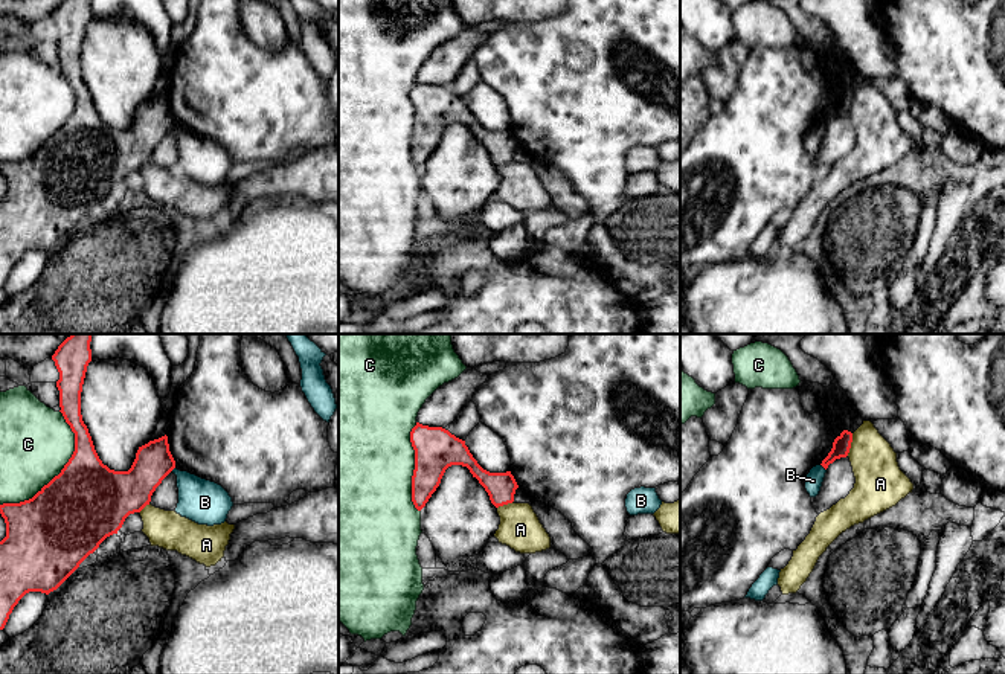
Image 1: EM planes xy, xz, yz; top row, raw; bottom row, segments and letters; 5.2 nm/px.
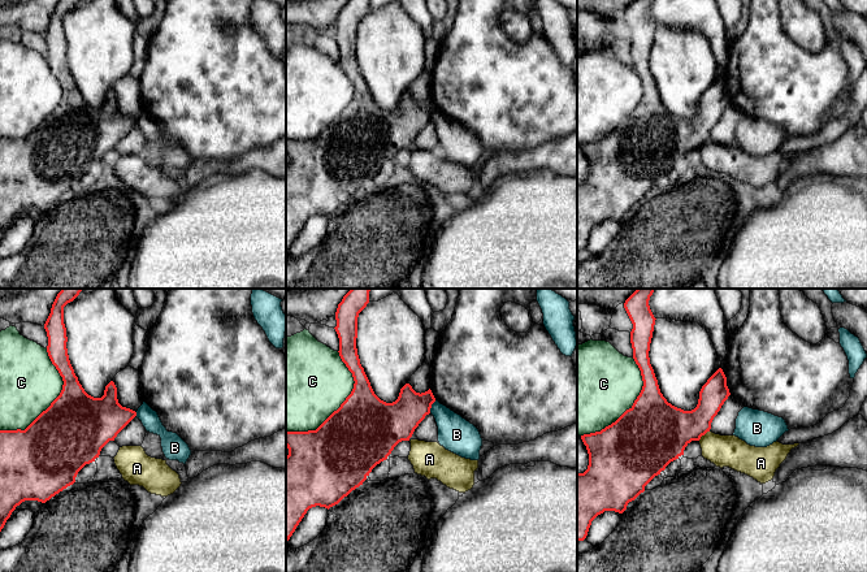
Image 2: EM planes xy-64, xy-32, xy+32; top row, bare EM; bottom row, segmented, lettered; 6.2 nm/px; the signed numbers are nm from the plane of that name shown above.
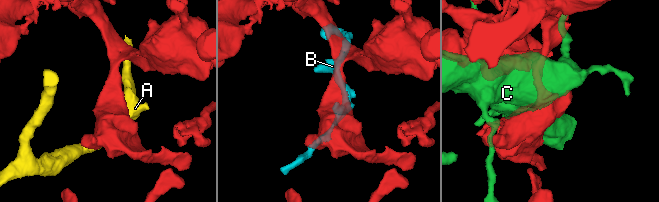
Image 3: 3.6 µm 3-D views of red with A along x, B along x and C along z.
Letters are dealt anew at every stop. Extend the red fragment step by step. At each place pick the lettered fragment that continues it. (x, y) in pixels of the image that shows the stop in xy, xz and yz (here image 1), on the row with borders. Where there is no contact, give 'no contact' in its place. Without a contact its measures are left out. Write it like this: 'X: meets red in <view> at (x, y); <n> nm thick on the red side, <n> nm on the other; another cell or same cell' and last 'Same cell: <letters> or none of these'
A: meets red in yz at (850, 444); 100 nm thick on the red side, 260 nm on the other; another cell
B: meets red in yz at (822, 465); 100 nm thick on the red side, 90 nm on the other; another cell
C: meets red in xy at (61, 471); 420 nm thick on the red side, 380 nm on the other; another cell
Same cell: none of these

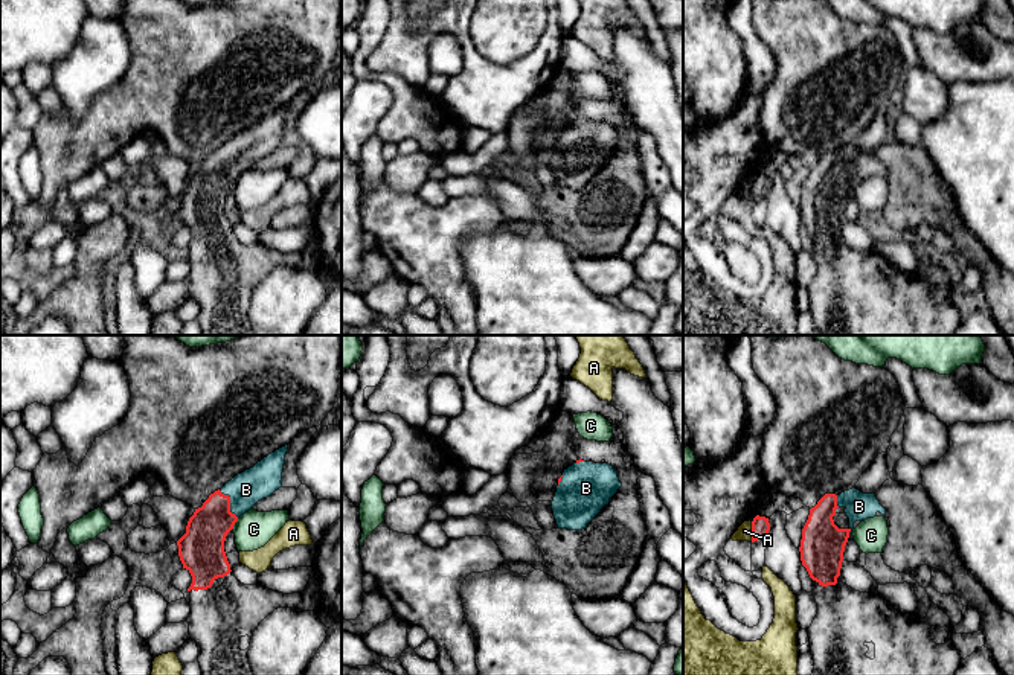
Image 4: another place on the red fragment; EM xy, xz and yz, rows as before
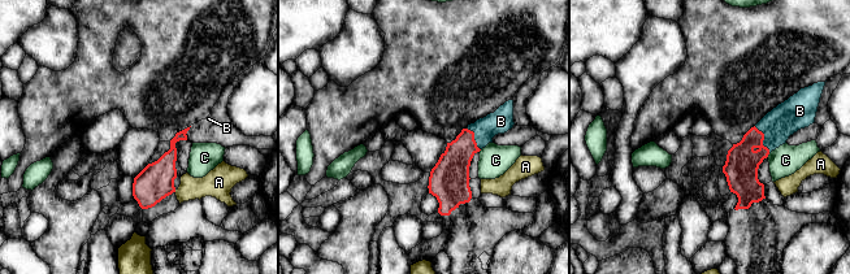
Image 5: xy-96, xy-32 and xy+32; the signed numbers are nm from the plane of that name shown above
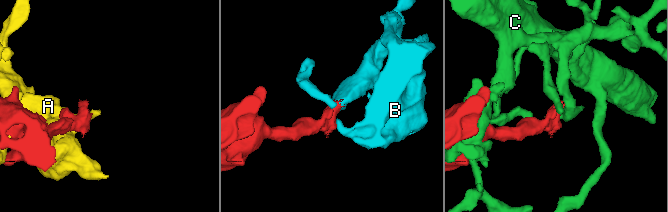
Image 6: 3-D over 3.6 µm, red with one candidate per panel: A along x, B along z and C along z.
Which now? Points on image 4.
A: meets red in yz at (752, 531); 100 nm thick on the red side, 80 nm on the other; another cell
B: meets red in xy at (229, 503); 220 nm thick on the red side, 180 nm on the other; same cell
C: meets red in xy at (235, 521); 240 nm thick on the red side, 200 nm on the other; another cell
Same cell: B

